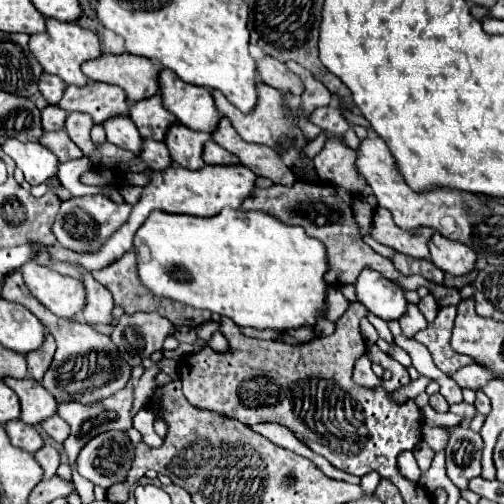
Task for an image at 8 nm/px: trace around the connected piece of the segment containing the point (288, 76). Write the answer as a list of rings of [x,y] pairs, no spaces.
[[[264,56],[256,64],[258,64],[258,76],[264,84],[268,84],[268,86],[272,86],[284,94],[294,94],[294,96],[304,94],[302,80],[294,72],[290,72],[286,68],[286,64],[282,64],[270,56]]]

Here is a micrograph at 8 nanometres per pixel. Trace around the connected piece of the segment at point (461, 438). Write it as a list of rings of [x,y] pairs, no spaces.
[[[458,426],[452,430],[446,446],[446,466],[448,478],[458,488],[468,488],[468,480],[480,476],[482,460],[482,436],[468,426]]]

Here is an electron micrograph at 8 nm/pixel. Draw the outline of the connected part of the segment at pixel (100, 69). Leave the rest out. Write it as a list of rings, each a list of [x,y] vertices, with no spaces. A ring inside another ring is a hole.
[[[104,54],[100,60],[90,60],[82,68],[90,80],[120,86],[130,102],[140,102],[158,94],[160,70],[162,64],[132,54]]]

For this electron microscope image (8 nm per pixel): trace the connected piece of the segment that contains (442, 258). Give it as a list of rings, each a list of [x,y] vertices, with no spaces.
[[[438,232],[432,236],[430,244],[430,260],[442,270],[452,276],[466,276],[474,270],[476,254],[472,248],[464,244],[456,244],[452,240],[444,240]]]

